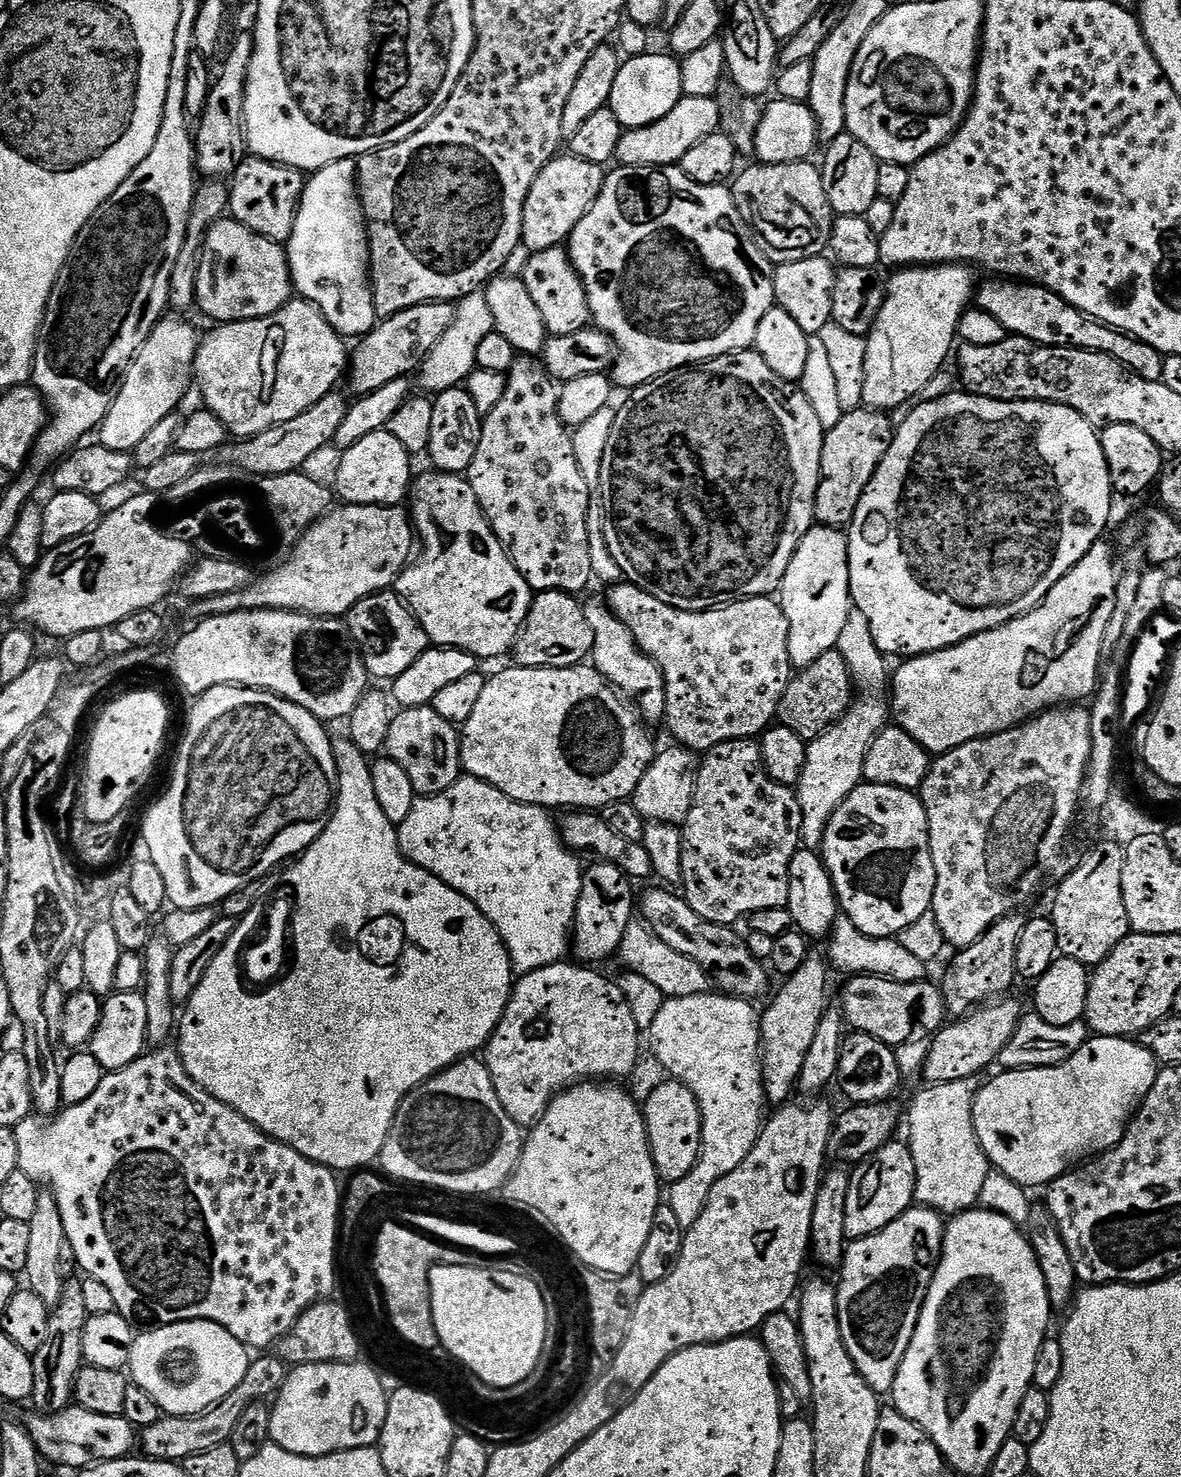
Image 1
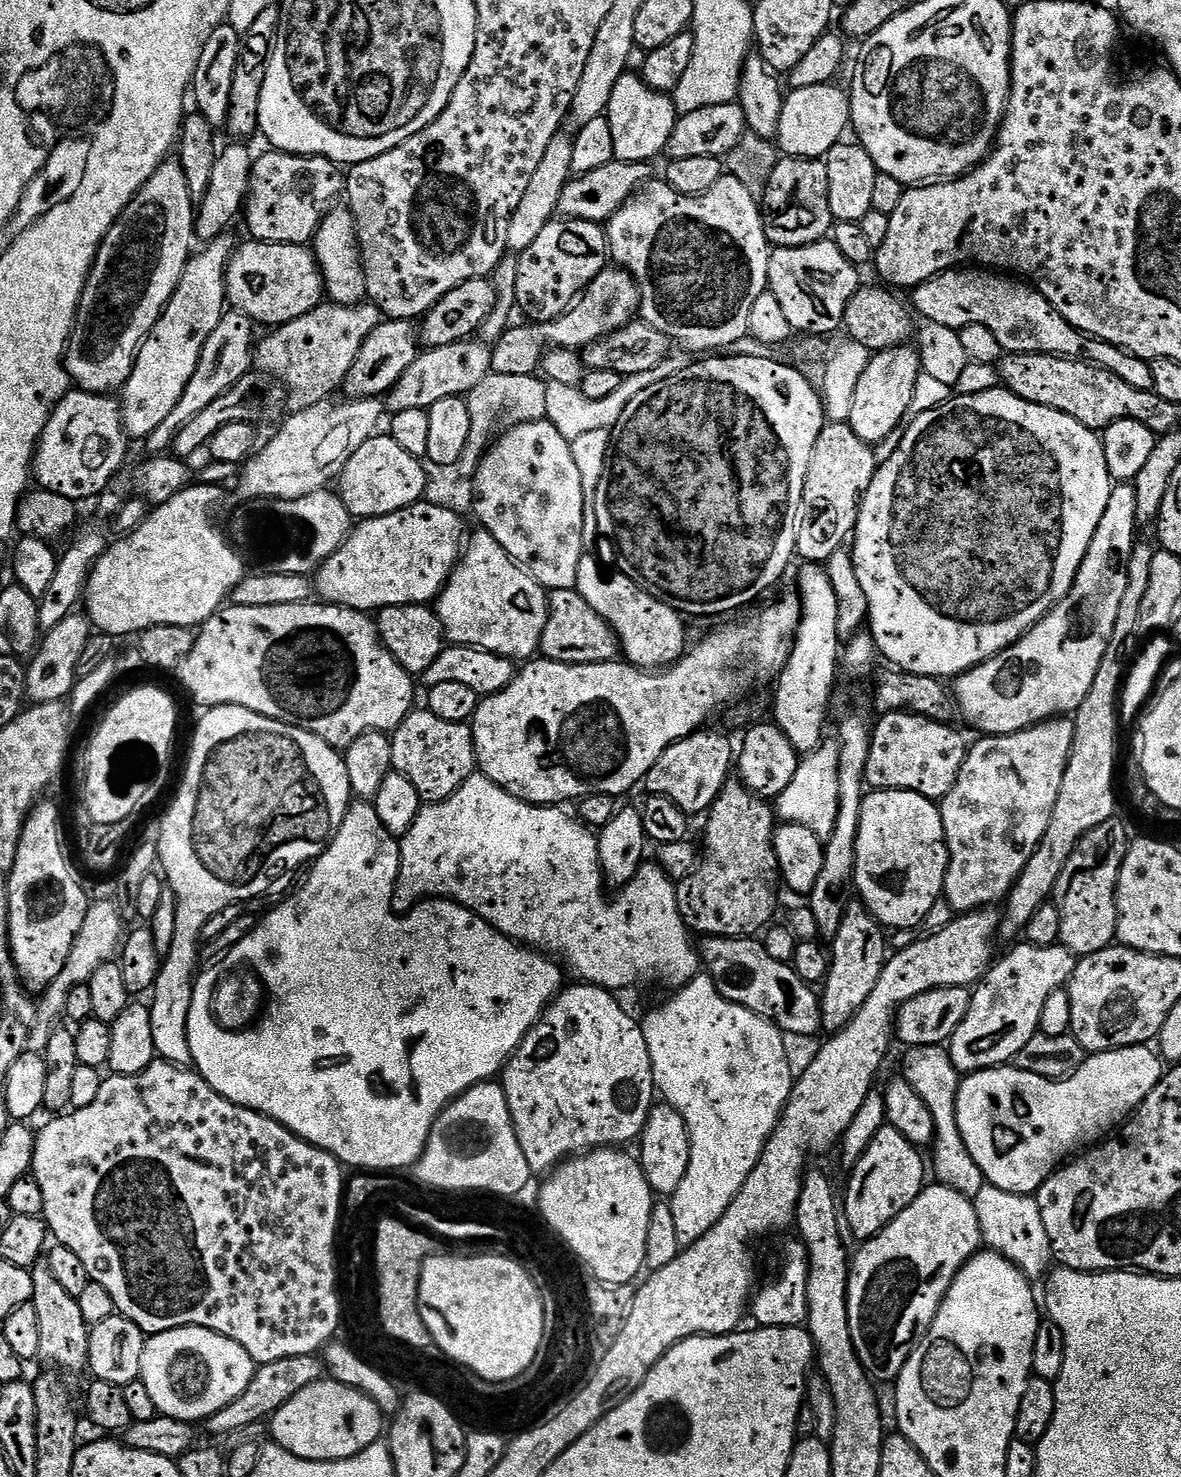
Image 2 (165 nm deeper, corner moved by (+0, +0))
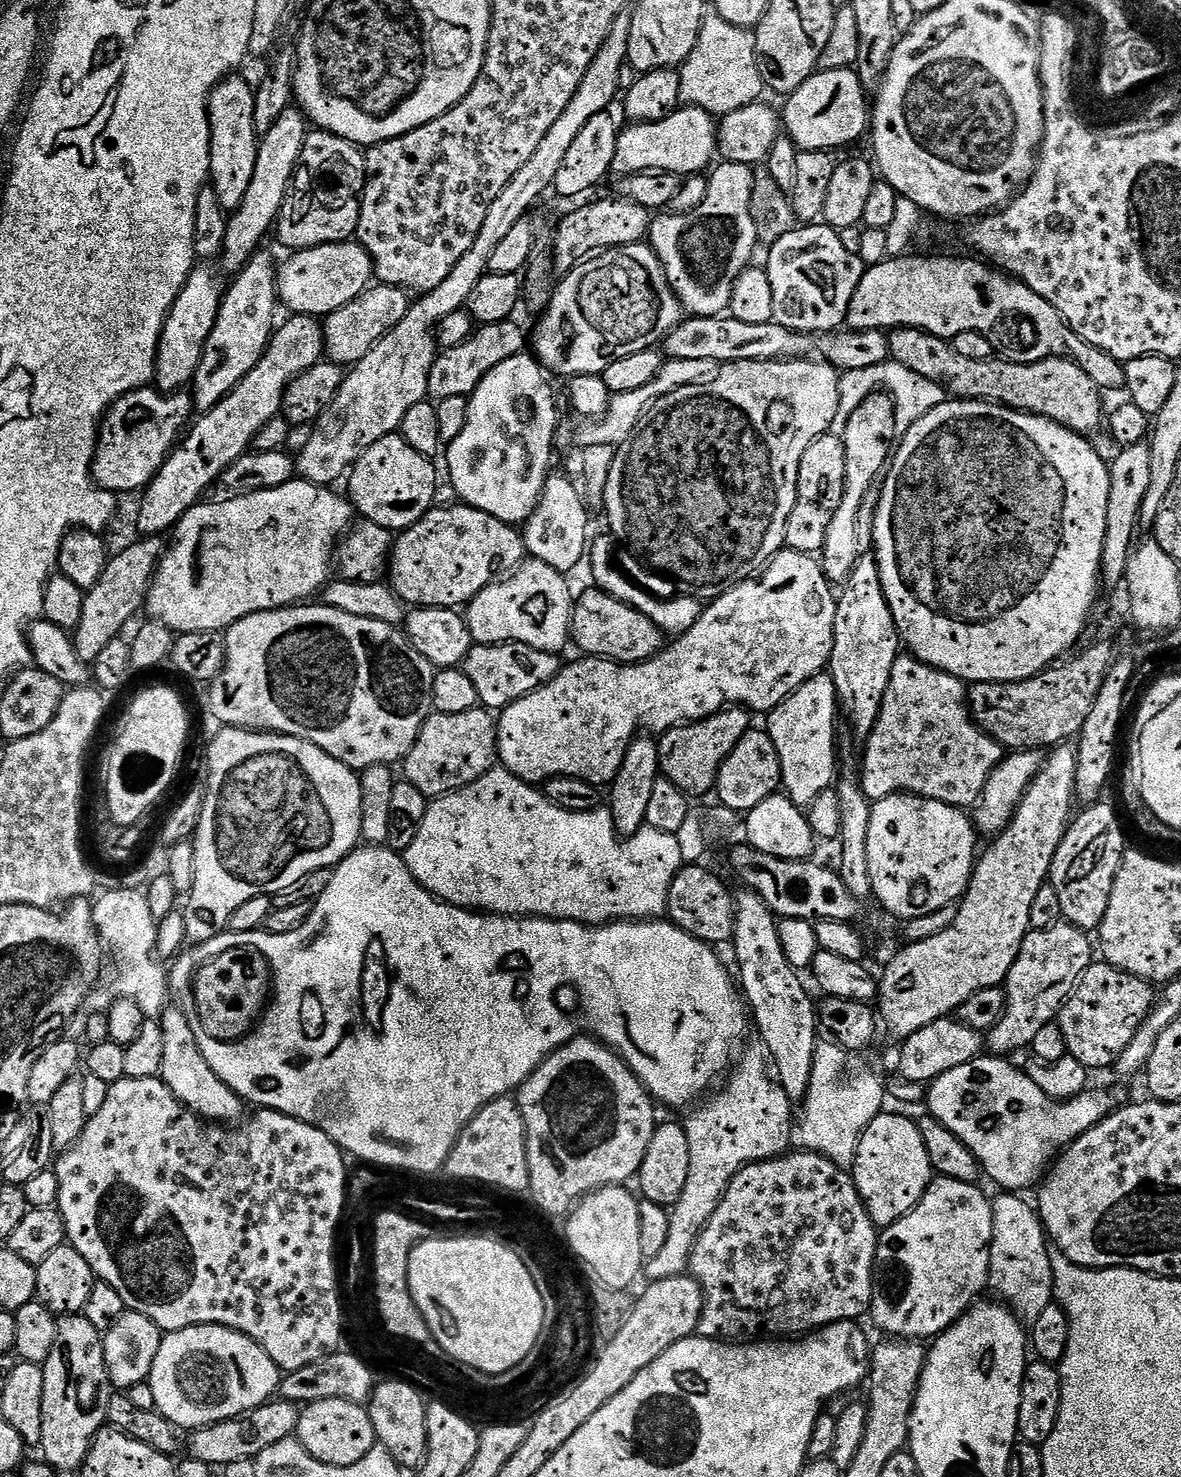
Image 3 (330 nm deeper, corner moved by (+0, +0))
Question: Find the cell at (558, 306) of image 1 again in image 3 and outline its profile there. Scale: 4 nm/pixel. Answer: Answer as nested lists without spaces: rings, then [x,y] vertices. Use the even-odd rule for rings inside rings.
[[[596,200],[568,212],[560,220],[552,236],[552,264],[560,274],[576,268],[583,260],[621,244],[635,244],[650,227],[649,209],[635,204],[633,200]]]

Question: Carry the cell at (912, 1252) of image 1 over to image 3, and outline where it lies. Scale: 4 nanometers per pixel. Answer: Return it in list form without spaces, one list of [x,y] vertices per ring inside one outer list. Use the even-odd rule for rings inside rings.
[[[937,1175],[932,1181],[932,1185],[926,1190],[926,1194],[918,1202],[918,1206],[914,1206],[914,1210],[910,1210],[910,1214],[906,1214],[902,1218],[898,1218],[898,1222],[894,1222],[891,1226],[883,1229],[879,1233],[876,1241],[876,1281],[872,1287],[872,1306],[870,1309],[870,1320],[876,1323],[876,1328],[888,1338],[899,1338],[901,1340],[919,1341],[920,1336],[928,1336],[927,1338],[935,1338],[944,1332],[951,1324],[955,1324],[973,1304],[981,1299],[980,1291],[988,1288],[988,1275],[990,1274],[990,1246],[992,1245],[992,1200],[984,1197],[984,1192],[980,1186],[976,1184],[967,1184],[966,1182],[958,1182],[954,1178],[946,1178]]]

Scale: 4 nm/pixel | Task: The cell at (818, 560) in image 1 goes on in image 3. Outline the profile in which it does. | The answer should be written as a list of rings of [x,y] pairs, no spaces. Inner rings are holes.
[[[821,674],[802,682],[792,696],[785,698],[773,712],[767,713],[766,731],[778,750],[778,762],[782,766],[780,779],[783,791],[801,810],[807,810],[827,788],[833,787],[838,776],[836,768],[836,716],[838,720],[838,701],[836,687],[831,675]]]

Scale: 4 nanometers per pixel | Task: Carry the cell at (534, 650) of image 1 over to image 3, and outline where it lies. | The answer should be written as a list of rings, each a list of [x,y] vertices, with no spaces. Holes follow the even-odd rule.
[[[588,586],[584,593],[575,597],[572,605],[573,645],[581,648],[583,655],[597,660],[614,660],[618,664],[638,664],[657,656],[665,647],[664,633],[636,608],[631,608],[618,598],[606,594],[601,588]]]

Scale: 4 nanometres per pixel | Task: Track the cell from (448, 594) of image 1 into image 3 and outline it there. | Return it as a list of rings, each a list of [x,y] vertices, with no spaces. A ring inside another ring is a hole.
[[[525,559],[519,568],[515,569],[511,574],[505,575],[503,578],[497,579],[495,582],[488,584],[466,605],[466,619],[468,621],[468,629],[476,644],[525,644],[526,646],[534,646],[534,650],[542,650],[543,652],[563,653],[564,647],[569,647],[570,637],[572,635],[572,605],[574,603],[574,592],[568,589],[565,577],[558,570],[554,570],[550,566],[546,566],[546,562]]]

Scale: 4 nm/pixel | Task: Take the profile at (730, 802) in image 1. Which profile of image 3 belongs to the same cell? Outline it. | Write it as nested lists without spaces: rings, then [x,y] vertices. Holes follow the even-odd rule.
[[[685,866],[674,878],[668,895],[667,919],[686,934],[698,938],[703,944],[727,945],[736,925],[736,902],[733,889],[728,889],[712,872],[703,866]]]

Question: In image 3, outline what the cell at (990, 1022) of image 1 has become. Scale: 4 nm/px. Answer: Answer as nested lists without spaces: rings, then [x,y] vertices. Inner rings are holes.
[[[1067,922],[1029,931],[1002,988],[1005,996],[1004,1014],[986,1032],[986,1048],[989,1053],[1008,1054],[1004,1052],[1027,1049],[1034,1042],[1034,1034],[1059,1017],[1060,1008],[1076,989],[1080,975],[1094,962],[1094,944],[1088,940],[1091,940],[1089,933]]]

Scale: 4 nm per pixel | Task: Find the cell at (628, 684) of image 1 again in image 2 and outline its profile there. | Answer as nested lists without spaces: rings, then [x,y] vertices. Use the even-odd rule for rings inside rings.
[[[586,554],[578,562],[576,592],[586,598],[586,603],[612,627],[618,637],[618,648],[623,659],[636,668],[659,670],[680,661],[689,647],[688,628],[685,617],[676,612],[666,602],[654,598],[638,582],[626,574],[607,576],[600,569],[592,554]]]

